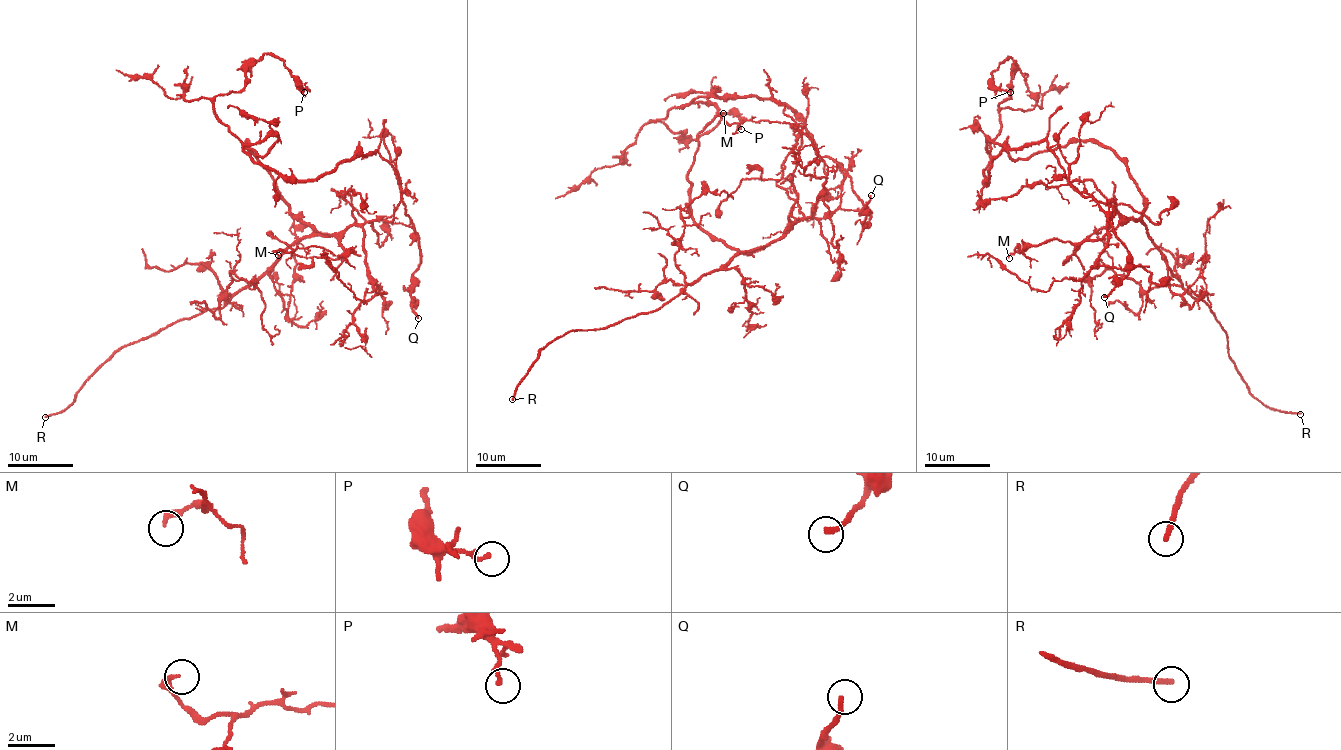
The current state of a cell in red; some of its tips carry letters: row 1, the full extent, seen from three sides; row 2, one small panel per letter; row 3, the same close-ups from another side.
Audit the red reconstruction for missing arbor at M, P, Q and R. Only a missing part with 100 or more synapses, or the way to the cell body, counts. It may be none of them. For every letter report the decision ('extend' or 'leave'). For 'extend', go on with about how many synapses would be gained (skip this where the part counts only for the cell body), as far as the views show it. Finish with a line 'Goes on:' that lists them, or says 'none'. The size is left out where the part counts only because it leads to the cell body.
M: leave
P: leave
Q: leave
R: extend
Goes on: R

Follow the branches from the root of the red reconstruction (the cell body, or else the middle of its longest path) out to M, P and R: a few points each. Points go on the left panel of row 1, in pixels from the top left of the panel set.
M: (278, 188), (293, 214), (338, 239), (345, 254), (355, 253), (307, 246), (278, 255)
P: (278, 188), (246, 146), (263, 155), (277, 139), (243, 143), (213, 99), (239, 92), (265, 53), (304, 92)
R: (278, 188), (309, 235), (222, 308), (122, 345), (63, 411), (45, 417)

